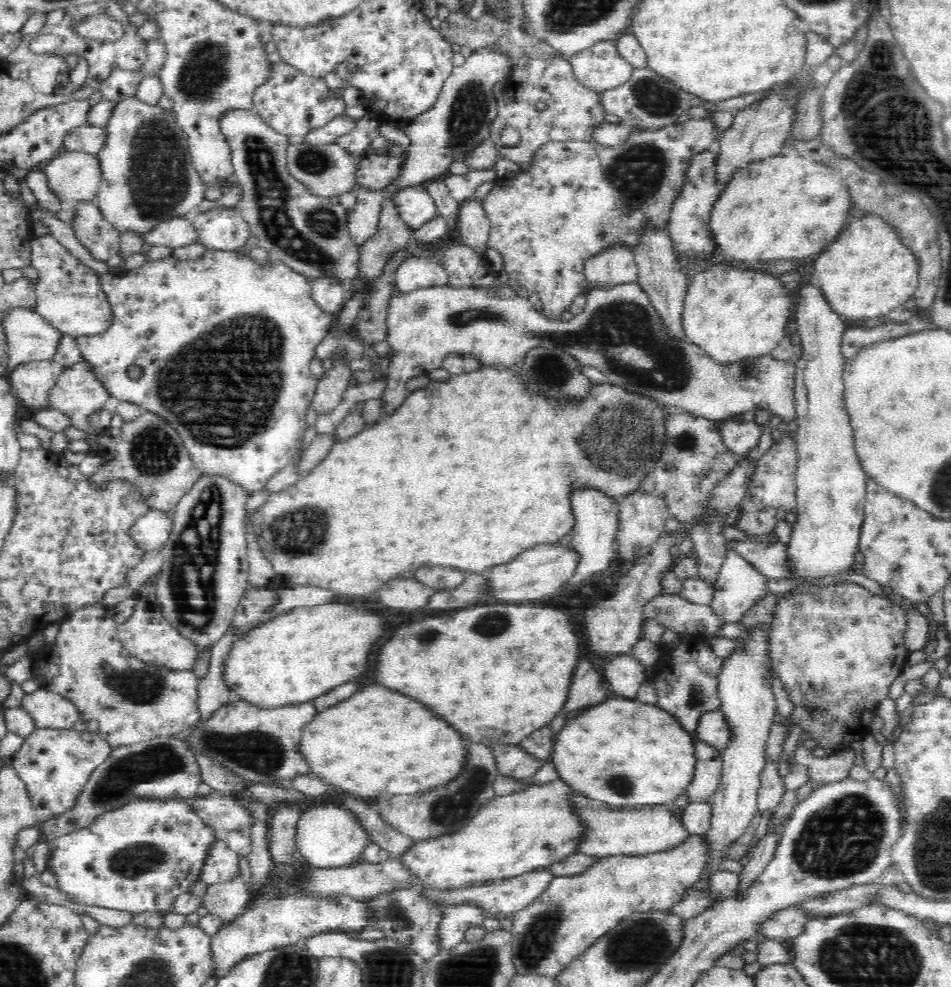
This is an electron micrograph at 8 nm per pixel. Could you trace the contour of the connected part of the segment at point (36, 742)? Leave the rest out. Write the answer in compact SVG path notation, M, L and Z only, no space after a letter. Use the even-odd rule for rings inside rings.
M36 727L28 738L24 738L9 766L26 785L37 820L43 823L73 805L73 800L86 786L92 769L104 762L111 750L98 733Z

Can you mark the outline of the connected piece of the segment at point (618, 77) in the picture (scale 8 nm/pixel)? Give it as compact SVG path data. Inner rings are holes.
M601 41L568 58L576 80L596 93L624 84L633 68L622 60L615 45Z

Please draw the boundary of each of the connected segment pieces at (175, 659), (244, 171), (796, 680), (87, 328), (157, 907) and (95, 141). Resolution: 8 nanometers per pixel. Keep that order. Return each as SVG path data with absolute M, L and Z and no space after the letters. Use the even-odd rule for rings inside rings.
M142 584L138 587L132 615L117 626L118 640L124 650L142 662L170 670L192 670L194 662L198 660L195 648L189 640L181 638L175 628L168 626L167 620L161 615L160 602L156 600L156 595L156 585Z
M232 110L220 118L220 129L230 144L233 180L239 185L240 194L235 209L244 222L249 224L251 235L256 236L258 247L264 248L271 263L281 263L290 271L298 273L308 282L332 279L342 287L347 287L348 296L361 280L363 270L360 265L360 252L348 229L347 210L340 203L330 202L330 197L316 196L308 191L296 177L290 175L287 165L288 136L276 132L255 110Z
M850 581L825 587L800 584L780 597L773 619L766 626L765 644L770 668L794 704L788 725L800 727L804 736L816 740L818 746L834 754L866 736L871 718L875 716L876 703L888 698L890 686L906 665L910 653L904 638L908 630L906 612L884 594L870 593L862 585Z
M51 235L35 237L30 242L31 265L38 271L39 279L35 284L36 304L34 311L46 319L62 335L73 337L94 336L106 332L112 324L112 309L106 301L106 296L100 290L100 275L94 270L84 266L77 258L74 258L60 242Z
M139 799L118 811L106 812L91 826L47 842L45 869L54 876L58 890L78 904L124 910L132 915L146 911L165 914L175 896L192 892L215 834L189 809L187 799Z
M87 123L73 129L65 136L65 150L98 154L106 144L108 129Z

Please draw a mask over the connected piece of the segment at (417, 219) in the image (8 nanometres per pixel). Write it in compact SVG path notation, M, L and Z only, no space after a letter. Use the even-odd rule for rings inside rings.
M420 186L400 190L394 201L400 220L412 231L418 230L426 222L438 217L433 198Z

